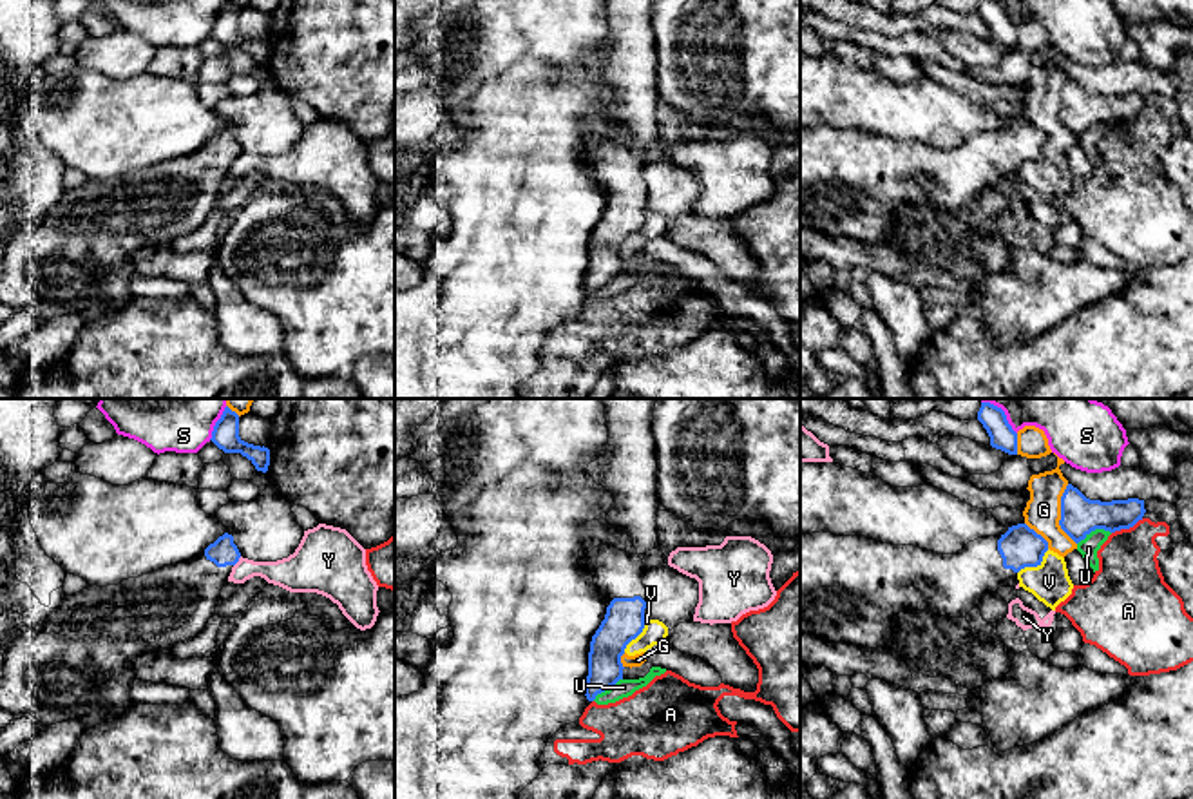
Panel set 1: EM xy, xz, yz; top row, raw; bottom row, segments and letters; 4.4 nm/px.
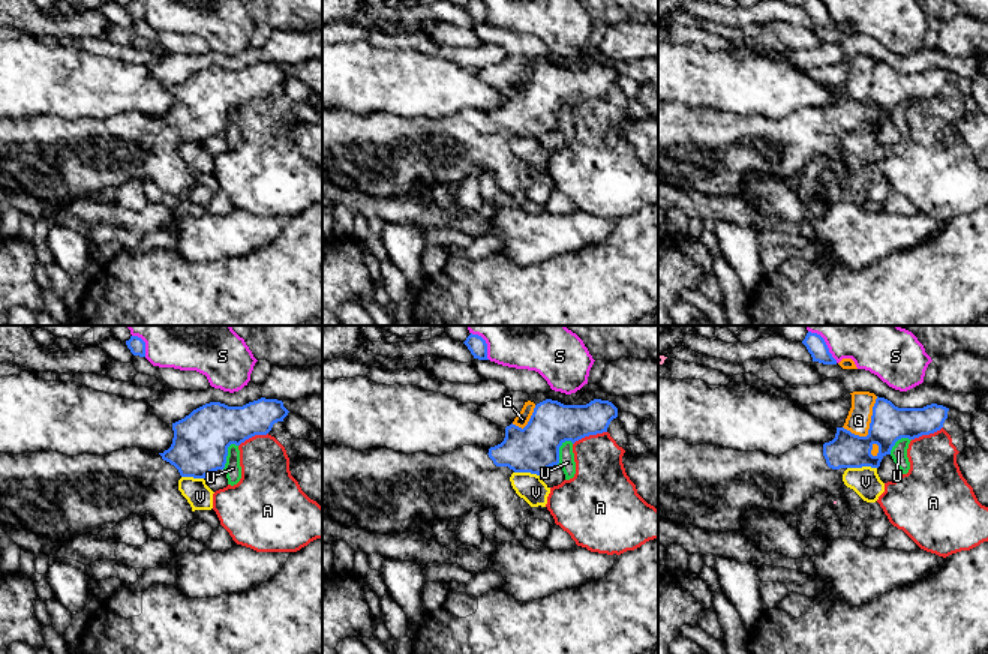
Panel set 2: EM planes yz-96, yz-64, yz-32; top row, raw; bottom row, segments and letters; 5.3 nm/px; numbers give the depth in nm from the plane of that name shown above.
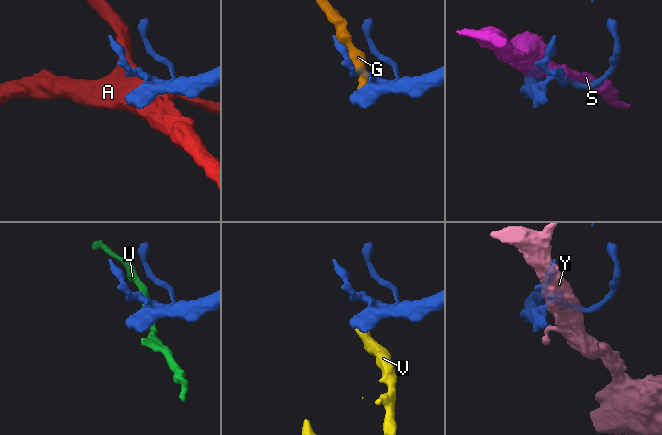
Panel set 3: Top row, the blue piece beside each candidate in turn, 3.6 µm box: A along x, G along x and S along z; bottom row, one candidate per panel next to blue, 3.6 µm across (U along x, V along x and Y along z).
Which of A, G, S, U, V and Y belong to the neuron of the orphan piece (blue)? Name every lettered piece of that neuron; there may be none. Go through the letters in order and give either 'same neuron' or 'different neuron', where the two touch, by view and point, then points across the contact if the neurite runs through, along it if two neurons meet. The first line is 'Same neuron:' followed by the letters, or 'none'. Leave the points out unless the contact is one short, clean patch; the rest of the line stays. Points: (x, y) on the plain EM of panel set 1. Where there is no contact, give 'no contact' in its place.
Same neuron: none
A: different neuron | yz (1126, 122) | along yz (1143, 113), (1112, 127)
G: different neuron | yz (1061, 109)
S: different neuron | xy (216, 17)
U: different neuron | yz (1094, 124)
V: different neuron | yz (1034, 160) | along yz (1049, 144), (1036, 160), (1025, 160), (1018, 167)
Y: different neuron | xy (238, 154)

